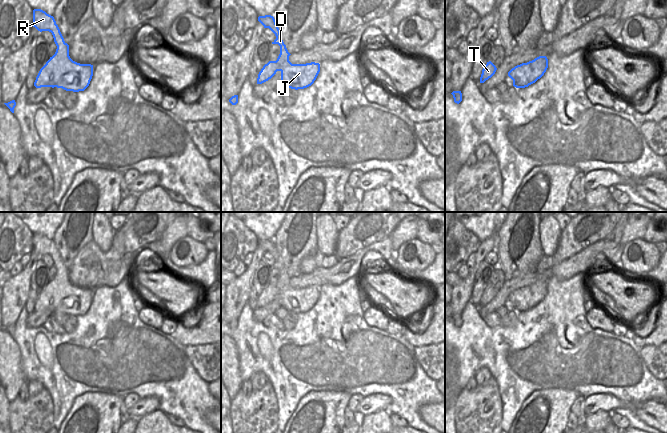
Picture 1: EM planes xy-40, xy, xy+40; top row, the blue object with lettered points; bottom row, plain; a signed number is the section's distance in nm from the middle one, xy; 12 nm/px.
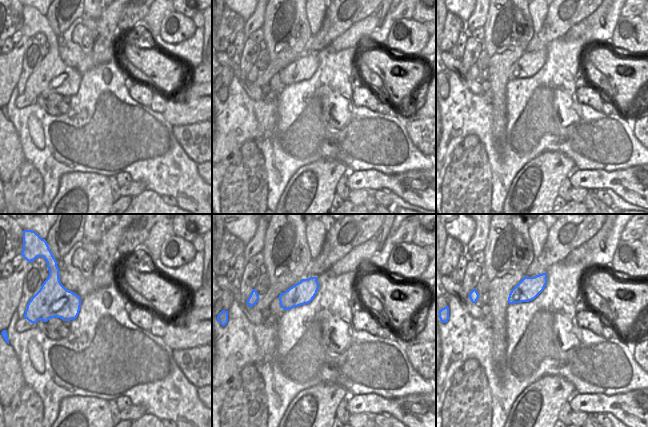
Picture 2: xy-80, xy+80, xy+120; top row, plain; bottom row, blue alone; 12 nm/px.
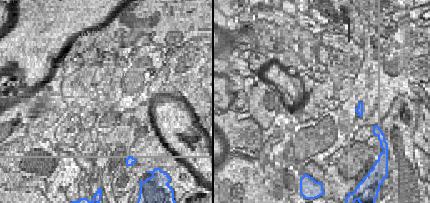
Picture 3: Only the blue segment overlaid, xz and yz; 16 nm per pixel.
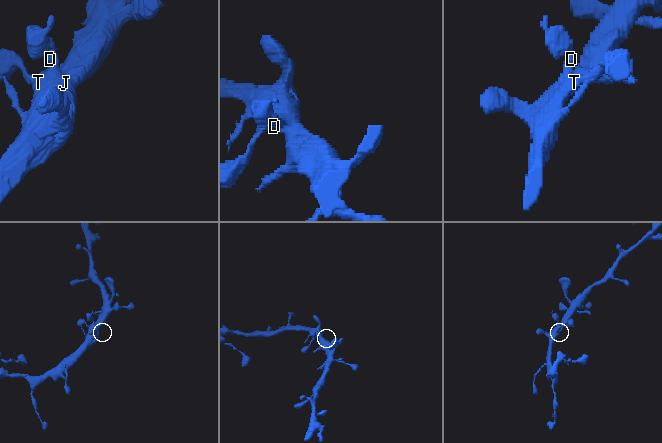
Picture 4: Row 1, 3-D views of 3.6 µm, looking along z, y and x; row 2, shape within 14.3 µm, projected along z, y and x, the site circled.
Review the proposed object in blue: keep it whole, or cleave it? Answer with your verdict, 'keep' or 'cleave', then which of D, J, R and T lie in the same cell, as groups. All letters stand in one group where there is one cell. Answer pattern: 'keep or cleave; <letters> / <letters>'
keep; D J R T

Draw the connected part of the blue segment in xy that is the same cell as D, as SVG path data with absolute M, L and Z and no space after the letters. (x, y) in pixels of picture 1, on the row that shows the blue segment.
M259 16L258 21L269 28L276 36L272 44L280 46L280 54L276 61L269 61L258 74L257 84L262 84L271 79L277 71L281 72L281 83L291 89L304 89L311 86L320 72L320 64L311 62L306 64L292 64L289 61L291 55L282 40L280 30L273 16Z

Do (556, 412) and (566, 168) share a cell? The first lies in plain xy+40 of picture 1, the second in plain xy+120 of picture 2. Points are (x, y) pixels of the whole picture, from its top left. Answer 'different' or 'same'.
same

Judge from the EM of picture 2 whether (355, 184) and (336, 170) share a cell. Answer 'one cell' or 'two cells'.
two cells

